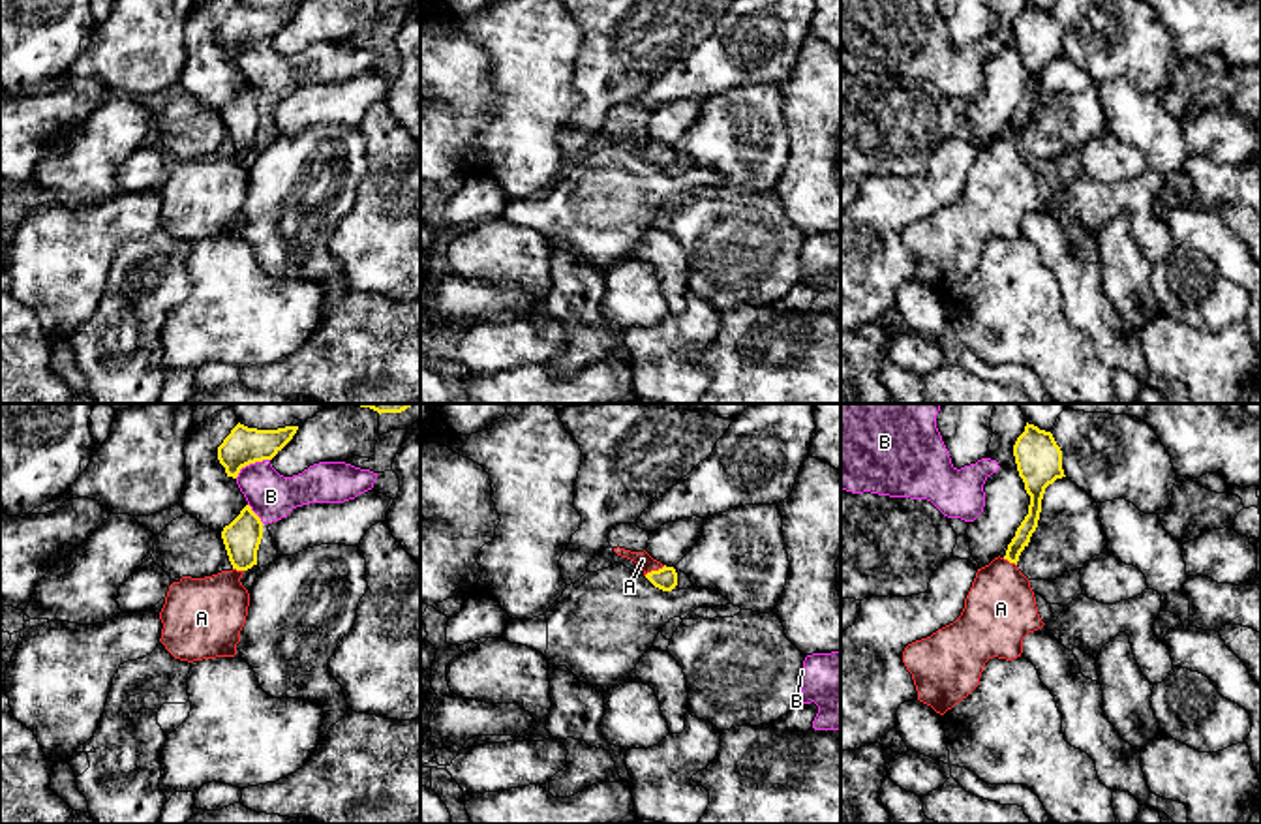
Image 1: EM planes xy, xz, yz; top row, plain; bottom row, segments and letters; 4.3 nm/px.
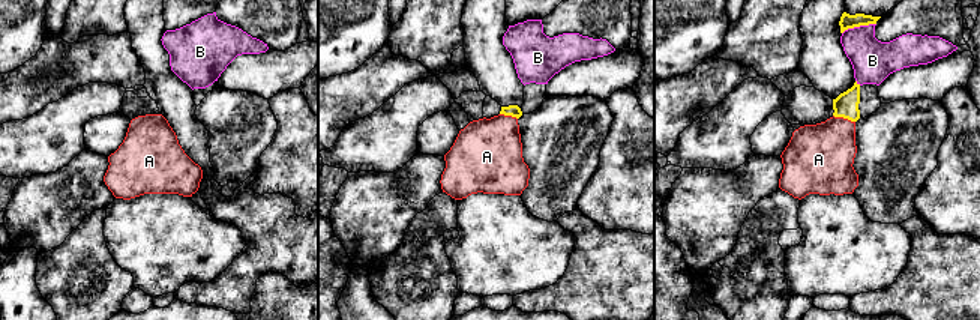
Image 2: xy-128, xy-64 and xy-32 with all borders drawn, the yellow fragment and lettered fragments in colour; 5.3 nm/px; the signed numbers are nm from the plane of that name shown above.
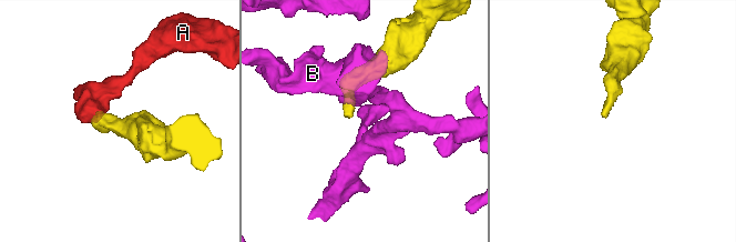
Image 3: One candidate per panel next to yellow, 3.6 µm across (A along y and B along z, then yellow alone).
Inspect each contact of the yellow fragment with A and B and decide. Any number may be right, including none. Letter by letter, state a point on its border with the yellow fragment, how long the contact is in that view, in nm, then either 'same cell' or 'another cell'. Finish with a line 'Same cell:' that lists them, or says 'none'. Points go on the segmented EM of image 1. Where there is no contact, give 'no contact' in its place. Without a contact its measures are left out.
A: xz (653, 571) | 100 nm | same cell
B: xy (250, 462) | 170 nm | another cell
Same cell: A

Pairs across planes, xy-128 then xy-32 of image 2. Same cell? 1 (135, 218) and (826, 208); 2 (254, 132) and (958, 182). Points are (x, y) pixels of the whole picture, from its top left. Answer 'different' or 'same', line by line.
1: same
2: different

